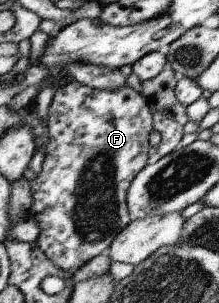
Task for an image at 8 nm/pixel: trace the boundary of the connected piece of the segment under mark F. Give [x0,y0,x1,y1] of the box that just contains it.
[28,80,153,278]

